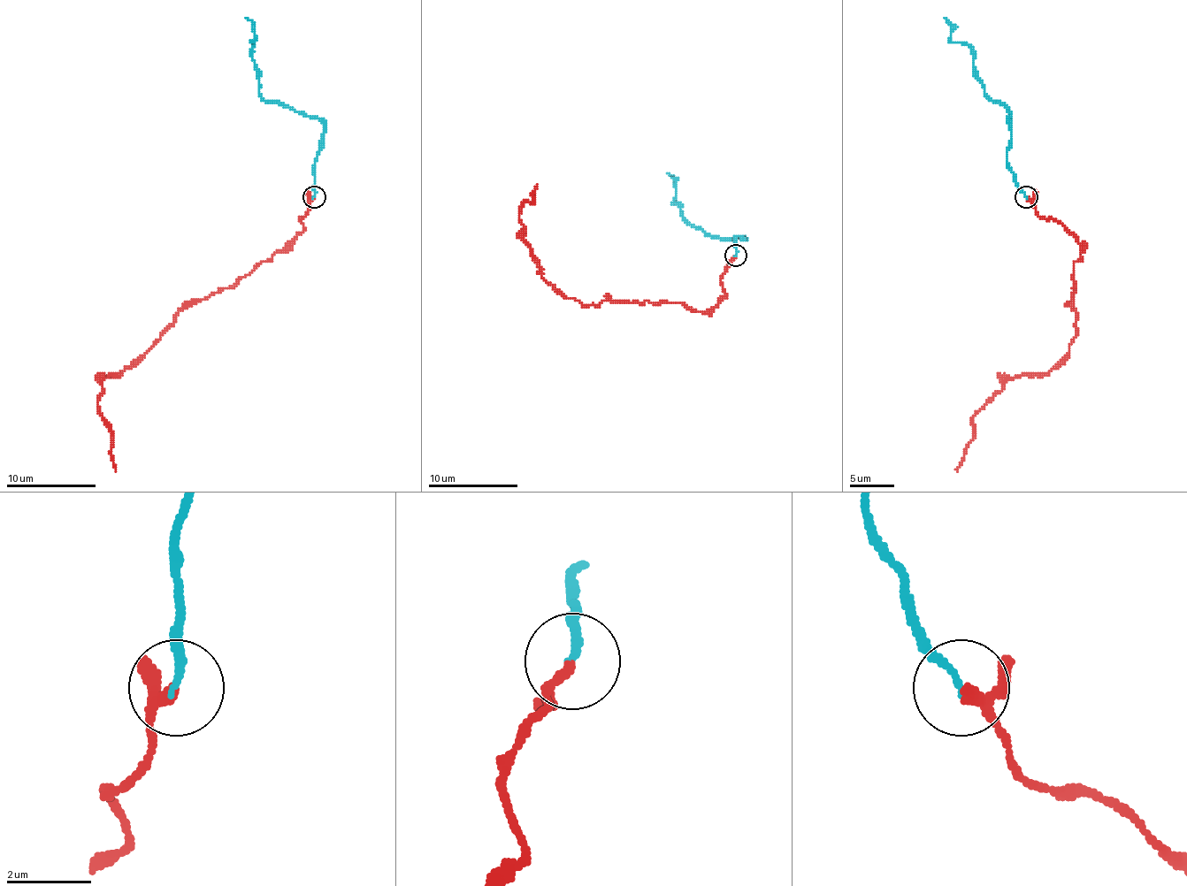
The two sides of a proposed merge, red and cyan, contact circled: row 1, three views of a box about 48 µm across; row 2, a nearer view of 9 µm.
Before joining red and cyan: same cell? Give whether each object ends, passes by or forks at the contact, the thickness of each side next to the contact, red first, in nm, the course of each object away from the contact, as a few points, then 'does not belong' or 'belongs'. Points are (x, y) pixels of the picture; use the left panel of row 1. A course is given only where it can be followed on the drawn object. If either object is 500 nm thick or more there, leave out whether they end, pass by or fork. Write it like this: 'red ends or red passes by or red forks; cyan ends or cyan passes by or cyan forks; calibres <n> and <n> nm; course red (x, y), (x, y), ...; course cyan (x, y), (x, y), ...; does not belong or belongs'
red passes by; cyan ends; calibres 190 and 180 nm; course red (315, 196), (287, 246), (227, 288), (189, 301), (120, 373), (102, 378), (97, 411), (111, 433), (116, 471); course cyan (315, 196), (317, 161), (324, 125), (279, 103), (267, 103), (261, 95), (252, 51), (254, 24), (245, 18); belongs

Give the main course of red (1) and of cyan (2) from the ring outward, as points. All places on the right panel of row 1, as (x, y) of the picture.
1: (1027, 196), (1083, 246), (1071, 288), (1075, 337), (1046, 373), (1008, 378), (973, 417), (957, 471)
2: (1027, 196), (1007, 161), (1008, 111), (989, 95), (973, 64), (973, 51), (951, 40), (951, 24), (944, 18)

